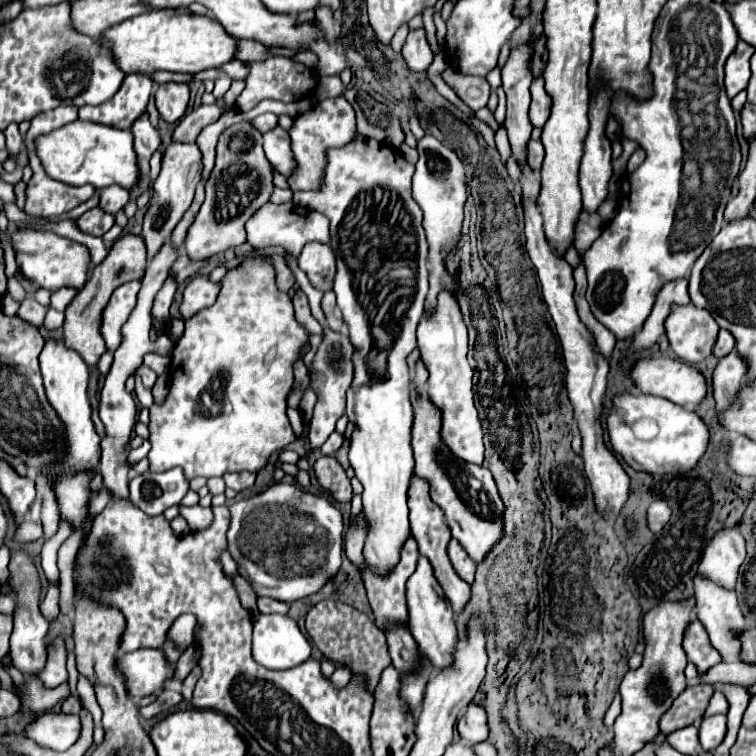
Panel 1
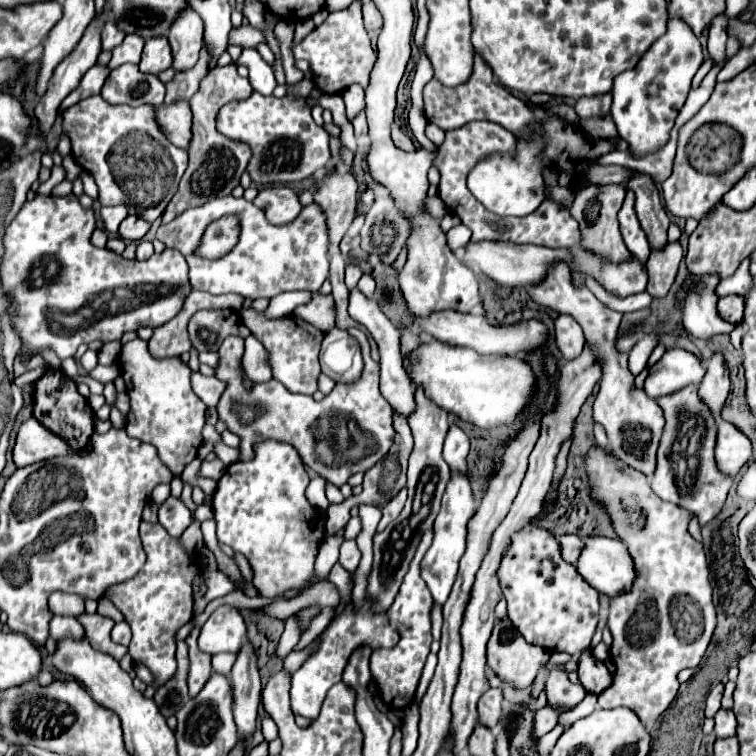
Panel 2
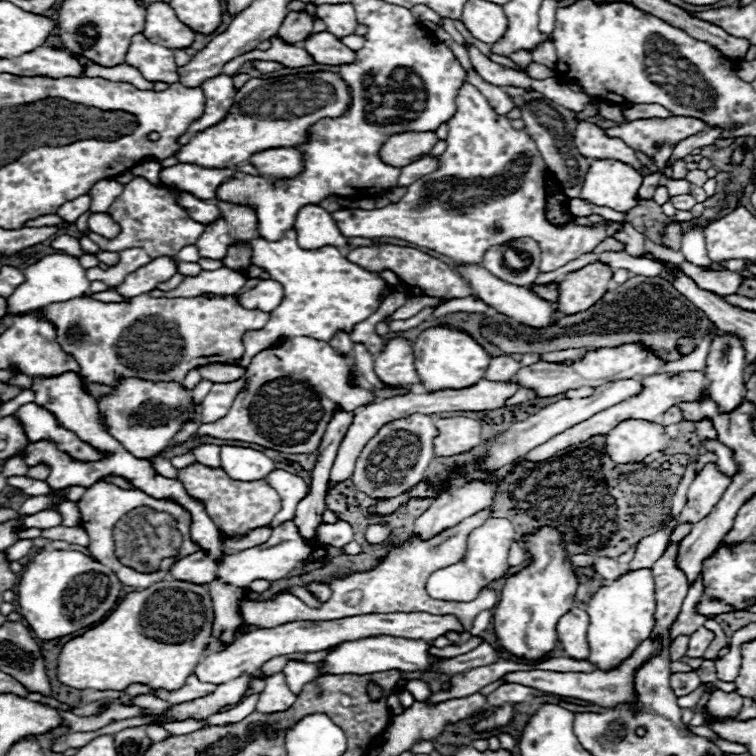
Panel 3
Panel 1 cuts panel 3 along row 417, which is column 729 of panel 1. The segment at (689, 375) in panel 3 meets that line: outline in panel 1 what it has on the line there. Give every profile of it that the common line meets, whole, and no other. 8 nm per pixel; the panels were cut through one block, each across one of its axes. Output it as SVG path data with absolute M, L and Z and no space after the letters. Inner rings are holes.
M694 578L694 586L696 586L696 608L698 608L698 620L704 624L706 632L710 634L710 642L712 646L722 654L722 660L732 662L740 658L740 632L744 632L750 624L746 622L744 614L740 612L738 600L736 600L736 592L724 590L722 586L710 582L710 580L702 580L702 578Z

